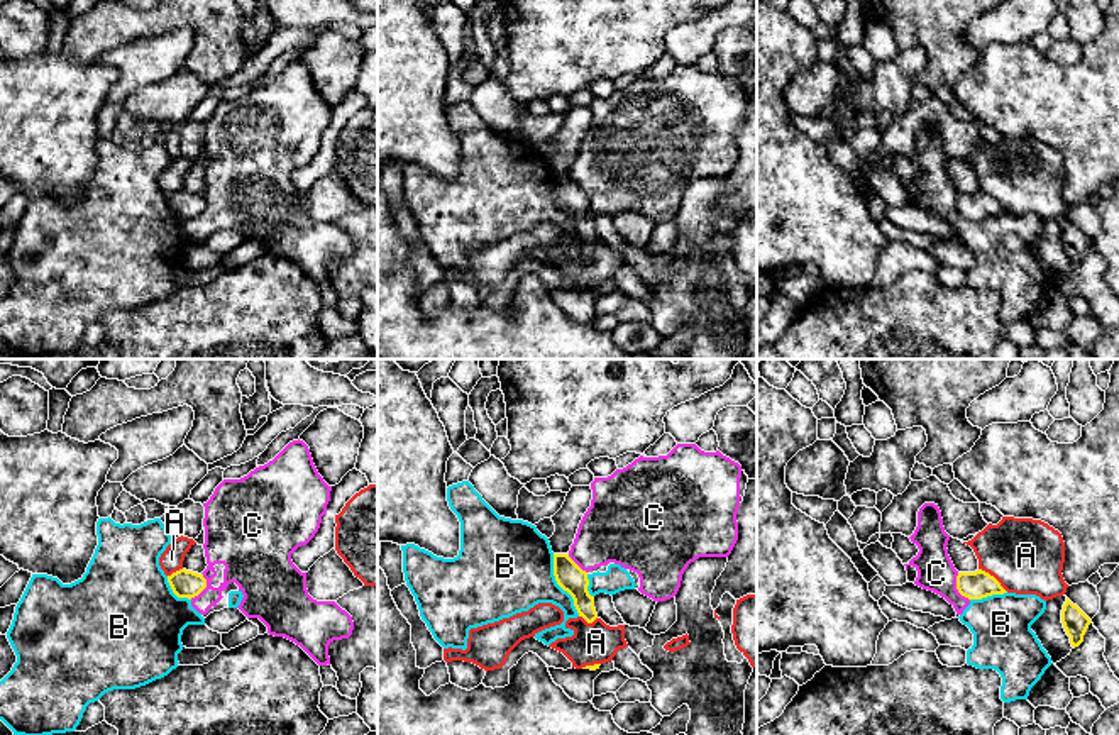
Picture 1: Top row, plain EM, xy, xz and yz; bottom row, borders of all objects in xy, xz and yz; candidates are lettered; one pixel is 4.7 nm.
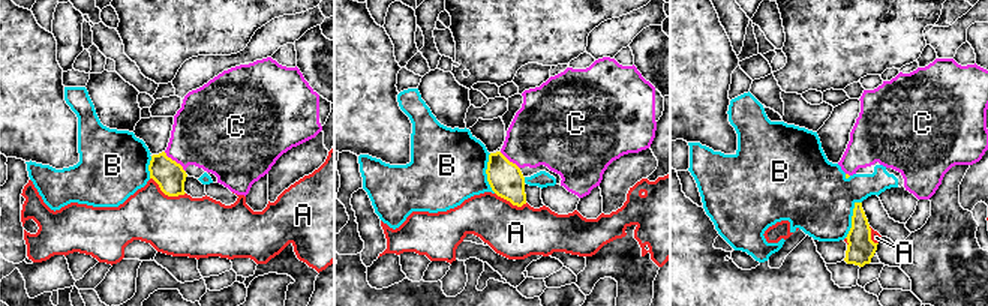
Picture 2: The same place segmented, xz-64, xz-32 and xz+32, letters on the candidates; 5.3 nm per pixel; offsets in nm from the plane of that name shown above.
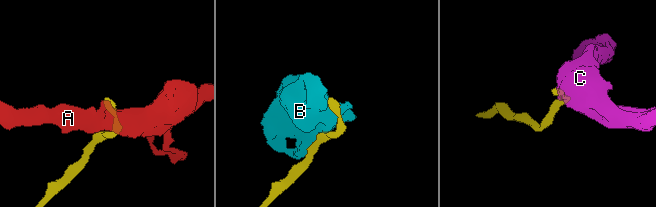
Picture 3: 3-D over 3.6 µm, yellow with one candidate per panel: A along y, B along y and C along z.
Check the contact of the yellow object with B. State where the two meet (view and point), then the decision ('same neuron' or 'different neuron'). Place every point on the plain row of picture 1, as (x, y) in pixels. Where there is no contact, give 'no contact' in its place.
xz (559, 205) | different neuron

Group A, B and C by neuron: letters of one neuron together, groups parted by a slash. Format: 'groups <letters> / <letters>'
groups A / B C

